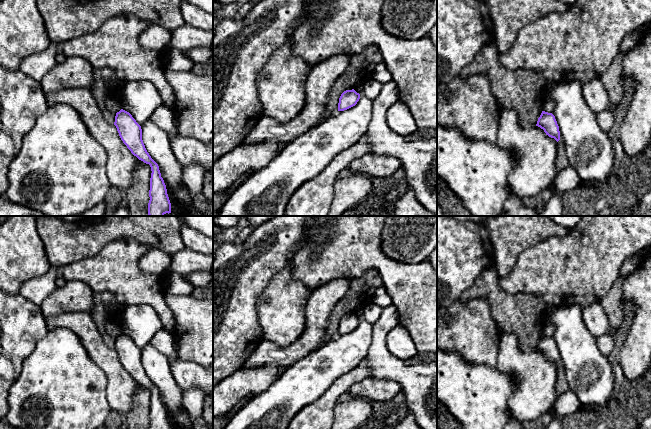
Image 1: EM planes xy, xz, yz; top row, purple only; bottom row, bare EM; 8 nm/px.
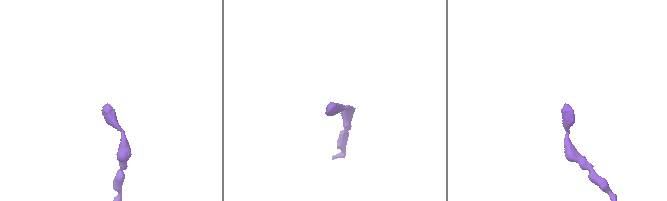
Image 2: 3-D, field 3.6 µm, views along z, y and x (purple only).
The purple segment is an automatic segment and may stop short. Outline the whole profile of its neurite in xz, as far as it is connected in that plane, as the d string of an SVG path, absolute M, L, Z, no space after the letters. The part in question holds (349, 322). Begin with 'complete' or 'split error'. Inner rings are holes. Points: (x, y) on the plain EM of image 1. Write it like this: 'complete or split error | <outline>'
complete | M354 313L344 315L339 322L338 335L344 335L355 330L359 323L360 318Z

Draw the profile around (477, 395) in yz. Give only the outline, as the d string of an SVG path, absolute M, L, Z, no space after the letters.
M437 349L437 400L446 406L463 429L504 429L507 421L513 417L509 409L509 397L512 393L512 374L504 373L498 367L490 367L486 364L472 364L466 362L456 352Z

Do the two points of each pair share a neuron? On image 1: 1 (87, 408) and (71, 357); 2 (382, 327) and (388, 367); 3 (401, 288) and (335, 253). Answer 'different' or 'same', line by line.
1: same
2: same
3: same

